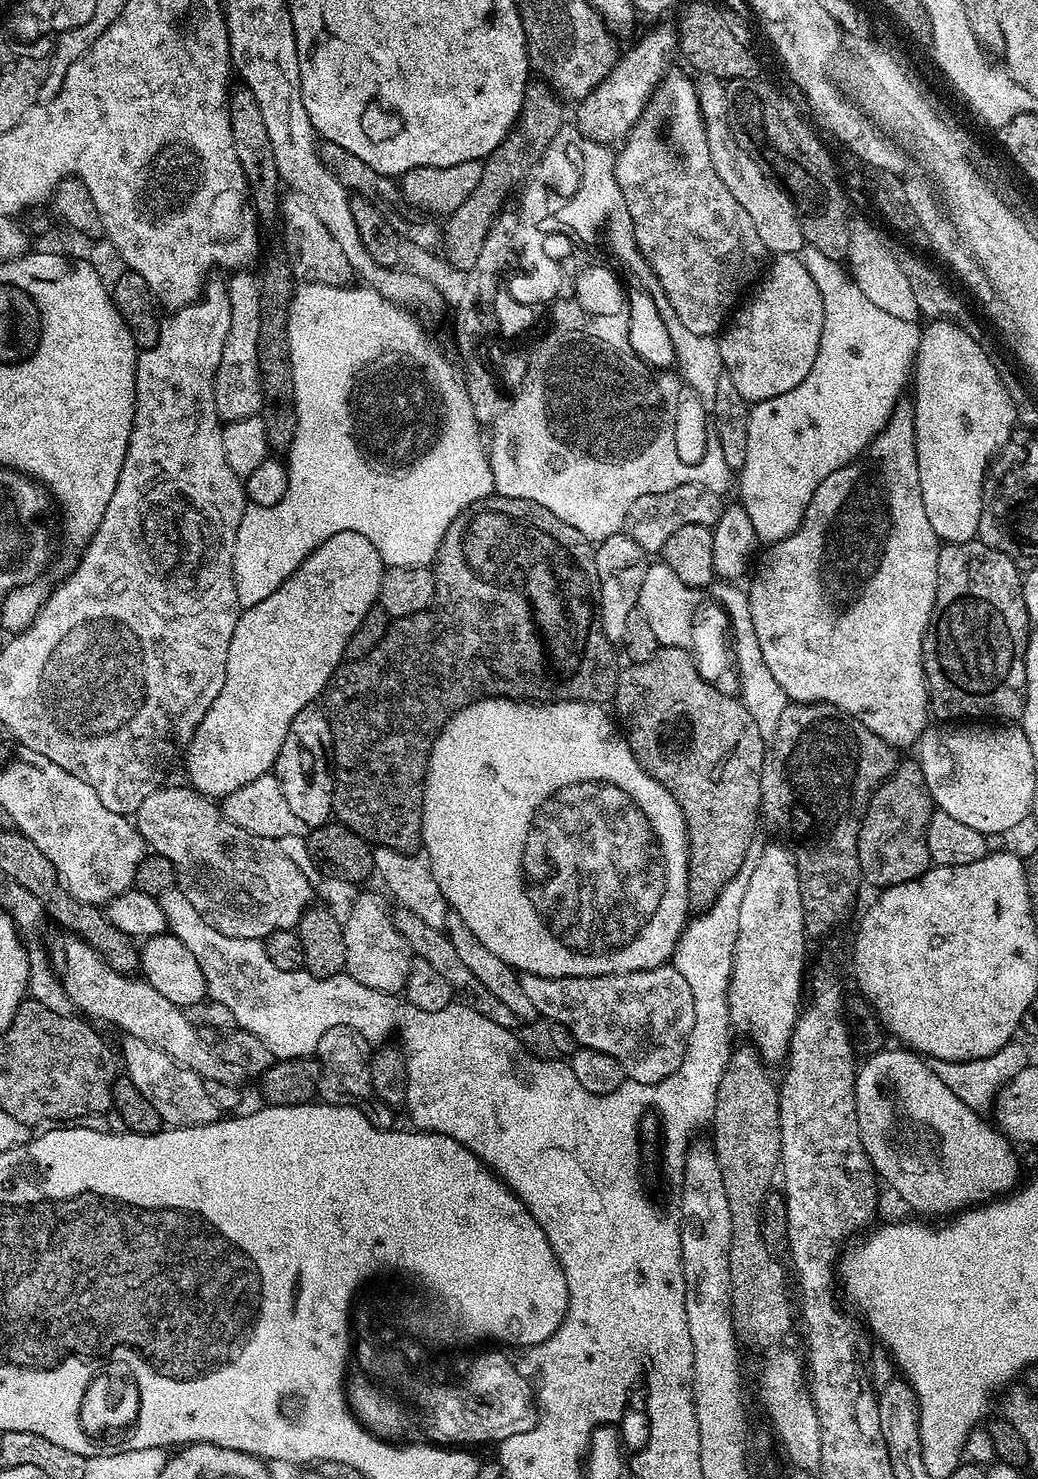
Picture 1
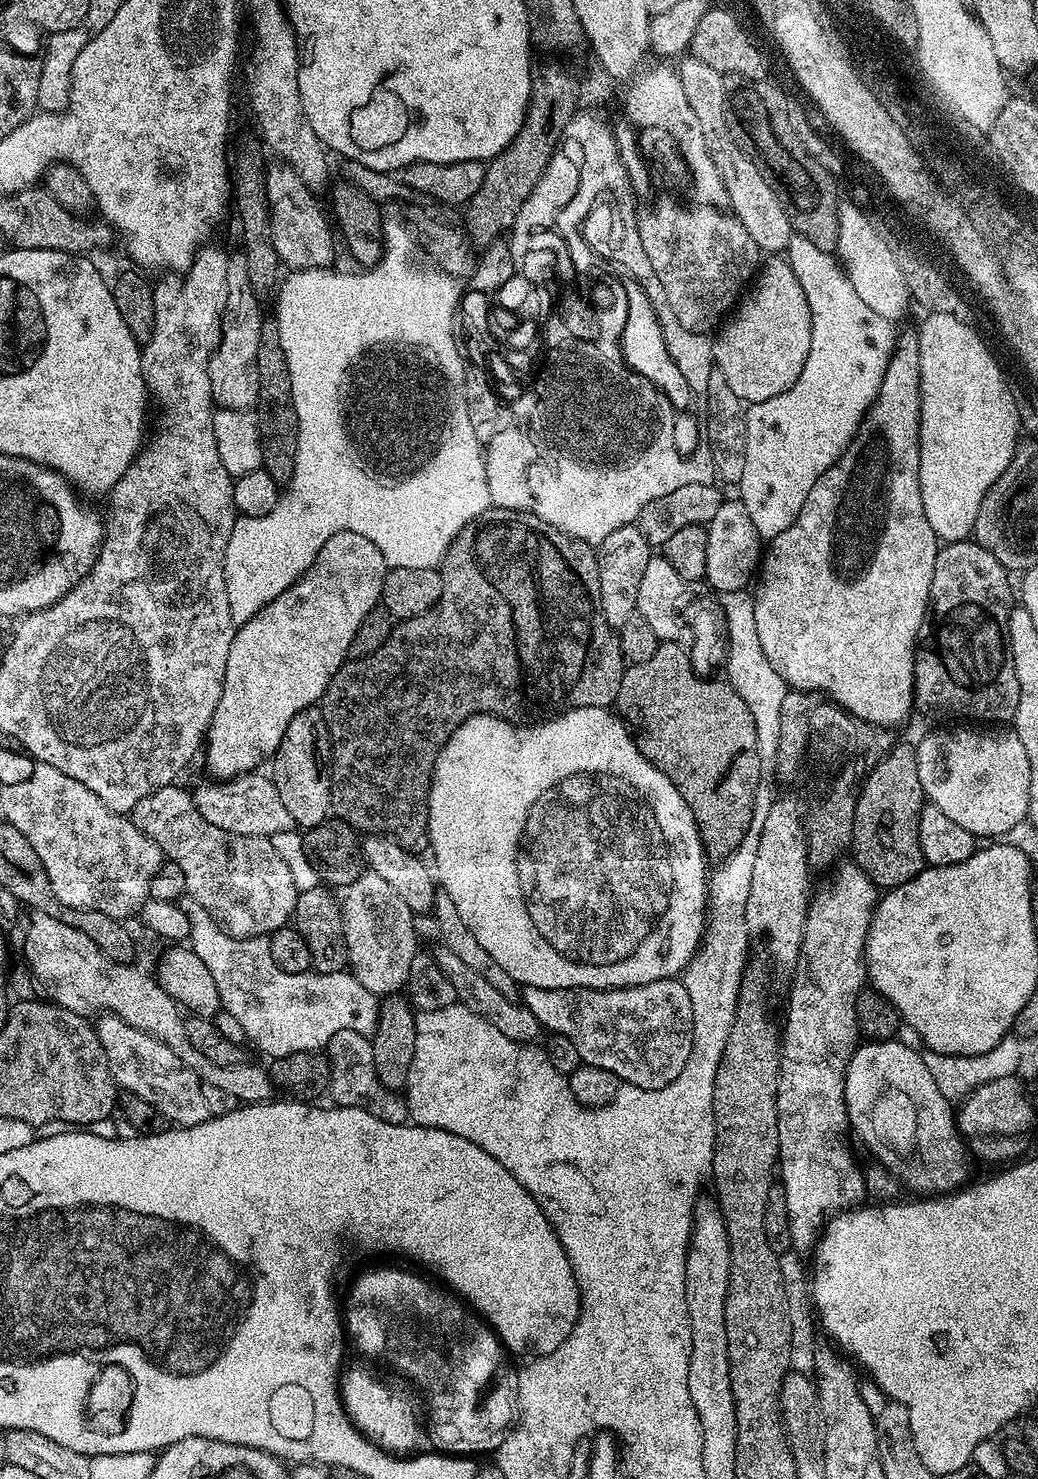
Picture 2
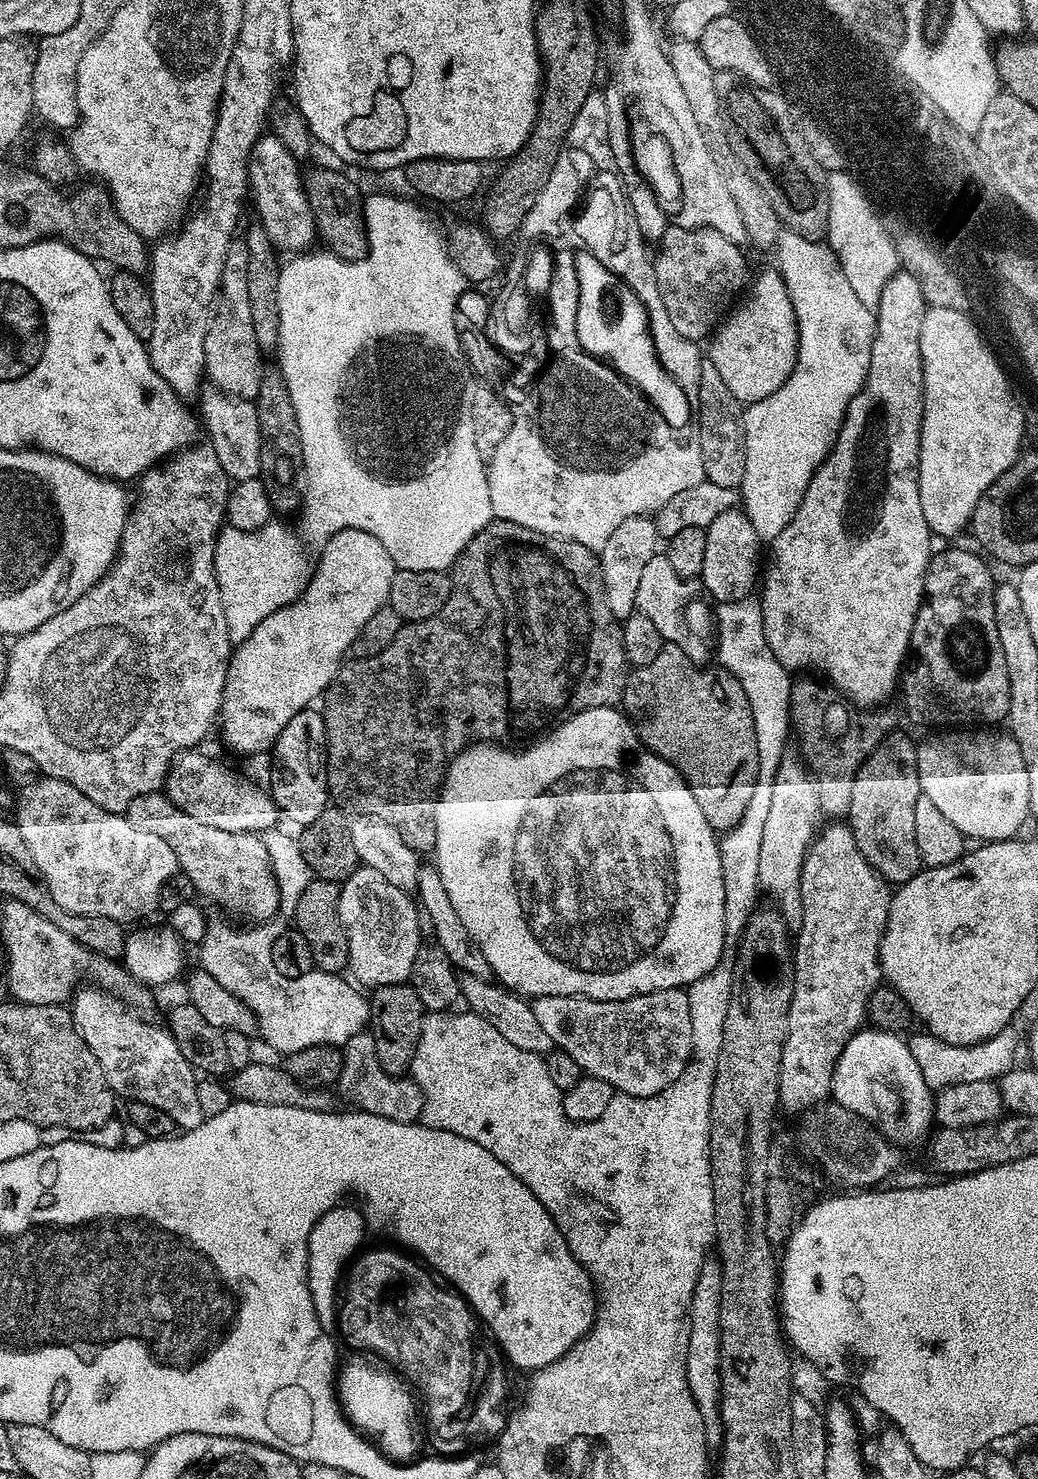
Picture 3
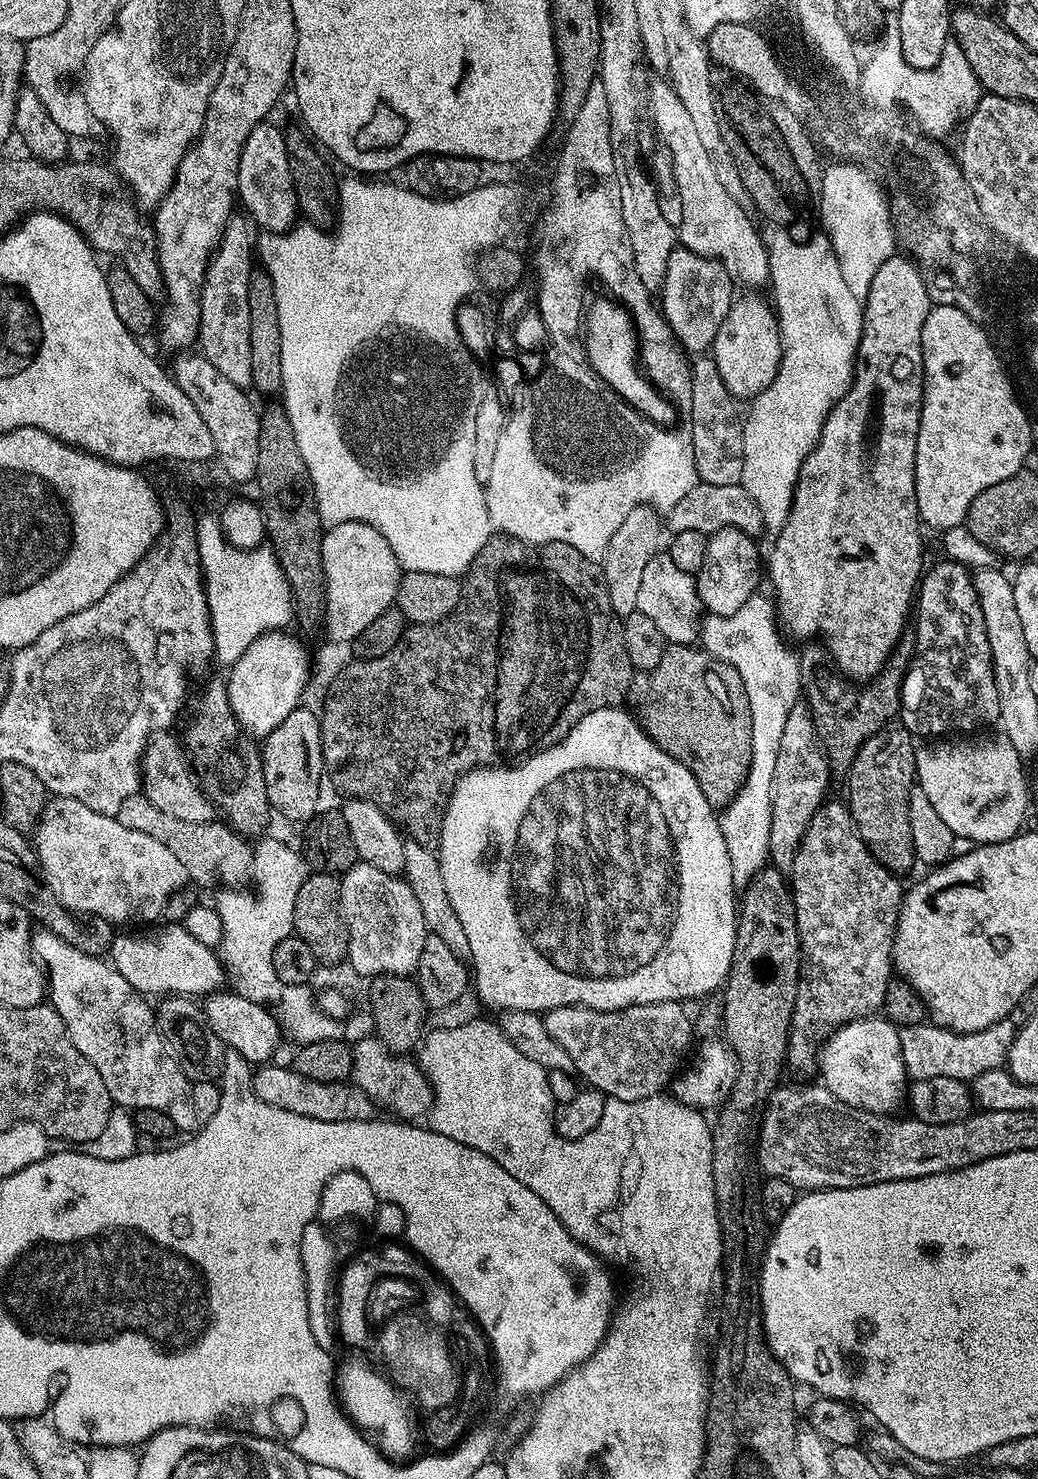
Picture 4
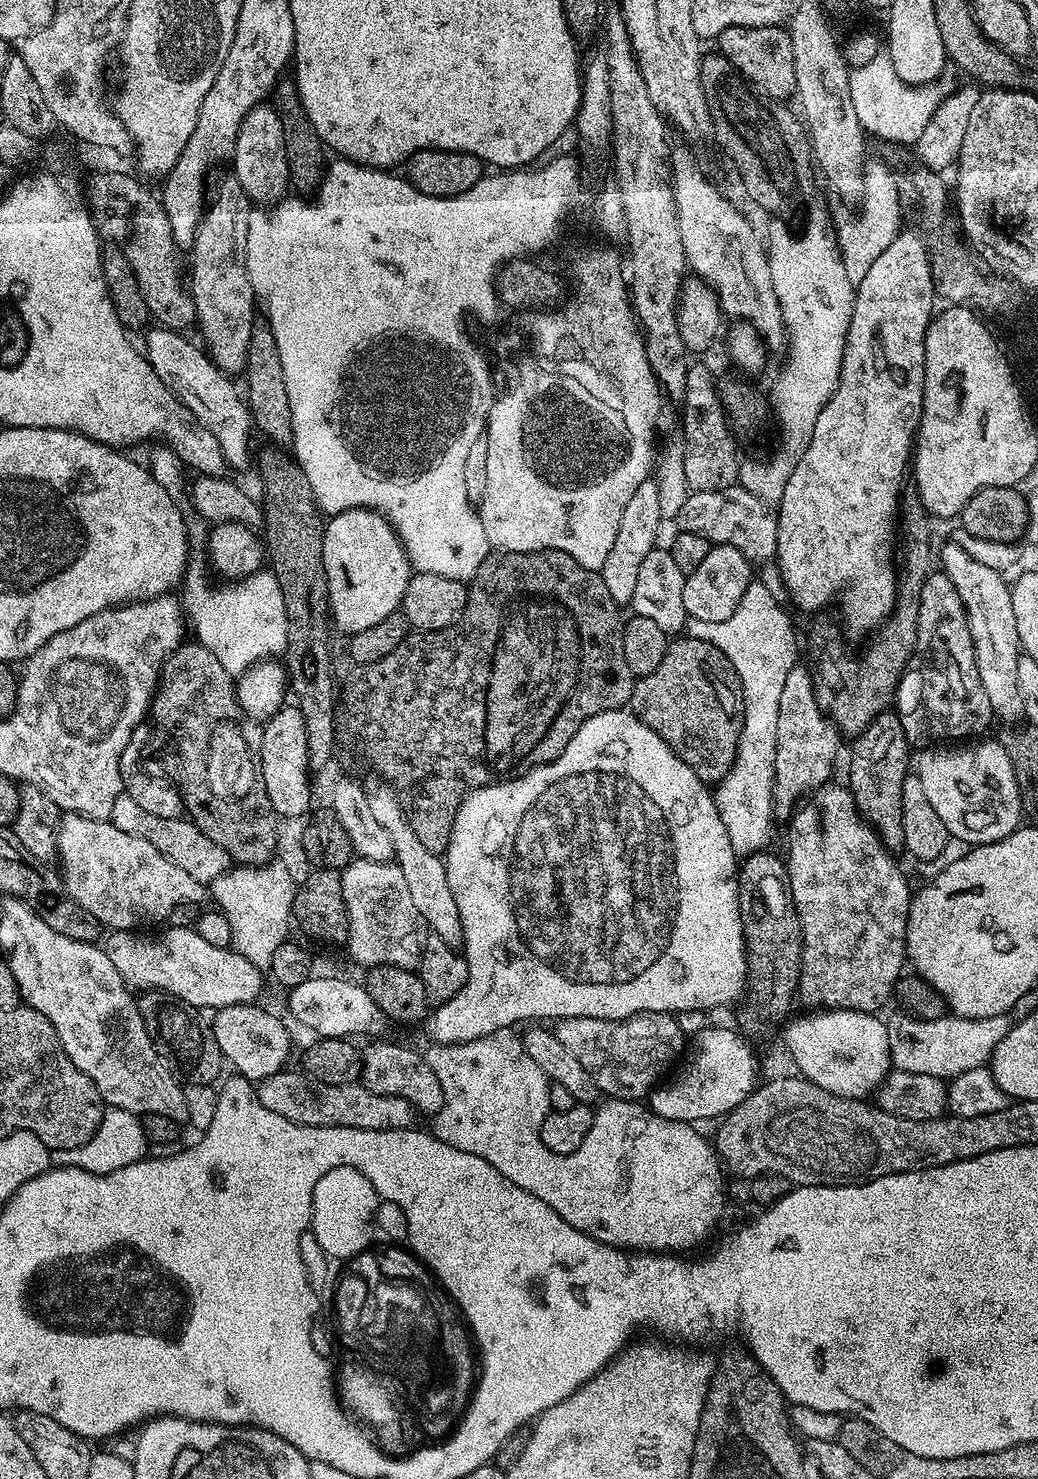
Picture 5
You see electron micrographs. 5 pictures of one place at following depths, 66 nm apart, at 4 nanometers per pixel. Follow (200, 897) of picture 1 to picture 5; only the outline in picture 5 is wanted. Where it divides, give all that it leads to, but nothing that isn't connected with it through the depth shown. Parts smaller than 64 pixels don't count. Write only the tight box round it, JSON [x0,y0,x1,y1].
[111,794,230,885]

